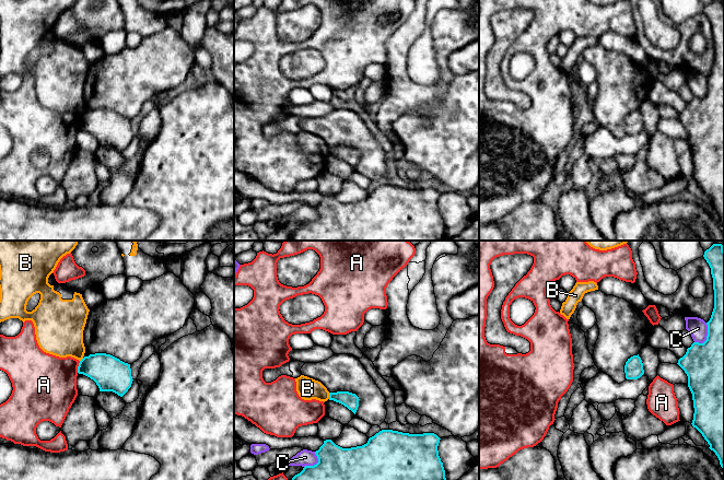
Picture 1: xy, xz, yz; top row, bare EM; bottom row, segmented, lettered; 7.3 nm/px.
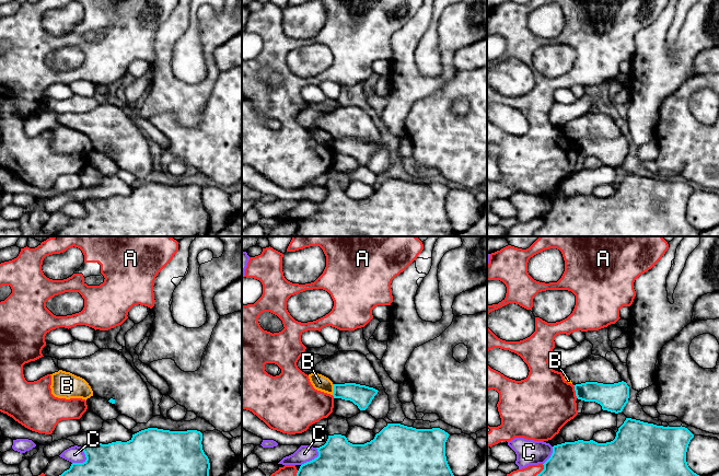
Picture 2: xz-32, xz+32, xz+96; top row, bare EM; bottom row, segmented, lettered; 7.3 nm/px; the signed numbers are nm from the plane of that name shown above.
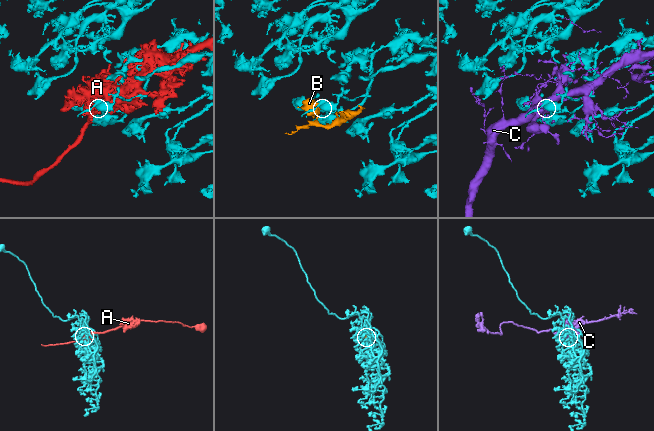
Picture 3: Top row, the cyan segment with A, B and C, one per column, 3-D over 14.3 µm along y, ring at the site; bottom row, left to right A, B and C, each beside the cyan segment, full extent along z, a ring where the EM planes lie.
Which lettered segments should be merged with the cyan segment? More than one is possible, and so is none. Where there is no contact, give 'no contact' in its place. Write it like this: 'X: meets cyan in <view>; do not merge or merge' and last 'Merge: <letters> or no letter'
A: meets cyan in xy; do not merge
B: meets cyan in xz; do not merge
C: meets cyan in yz; do not merge
Merge: no letter

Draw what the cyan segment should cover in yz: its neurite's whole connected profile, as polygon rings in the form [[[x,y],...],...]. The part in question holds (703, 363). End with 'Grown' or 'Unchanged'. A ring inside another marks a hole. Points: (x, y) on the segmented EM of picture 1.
[[[713,244],[704,251],[711,268],[714,308],[703,343],[693,342],[678,365],[688,376],[693,400],[692,426],[715,453],[724,470],[724,250]]]. Unchanged

